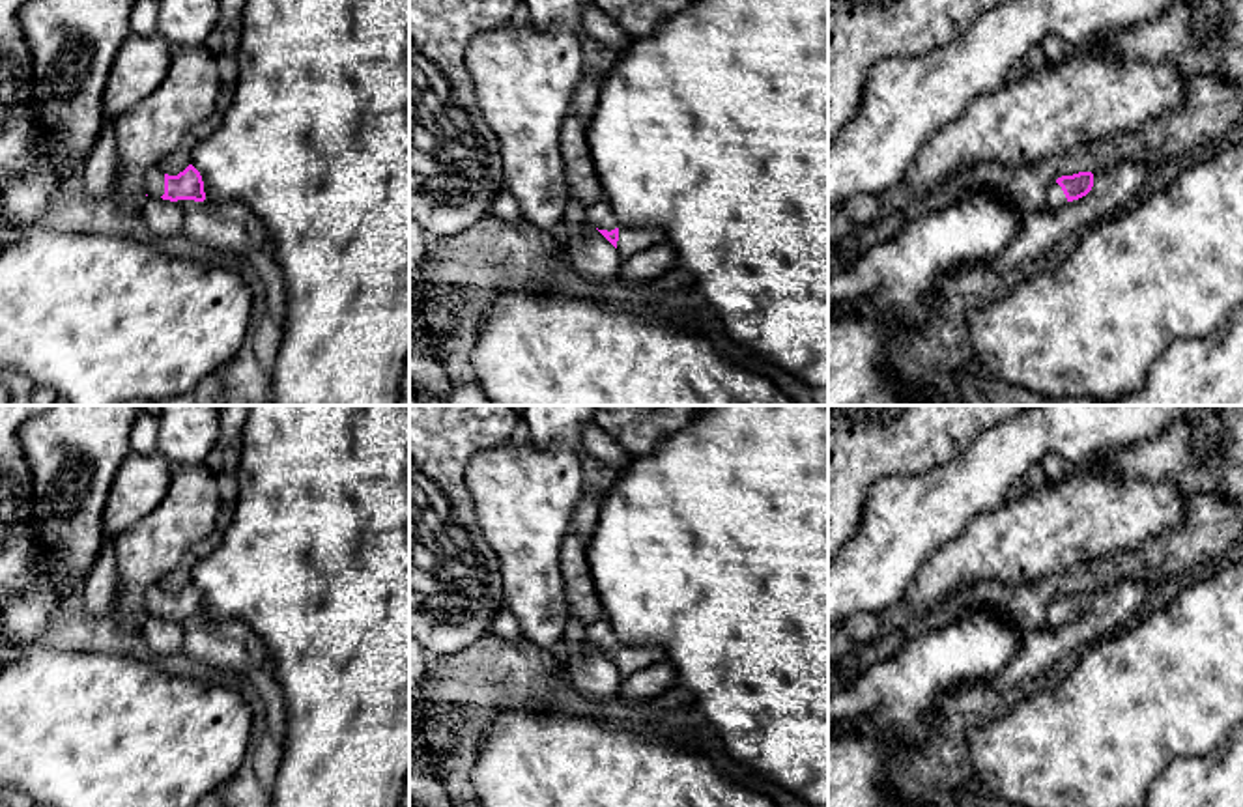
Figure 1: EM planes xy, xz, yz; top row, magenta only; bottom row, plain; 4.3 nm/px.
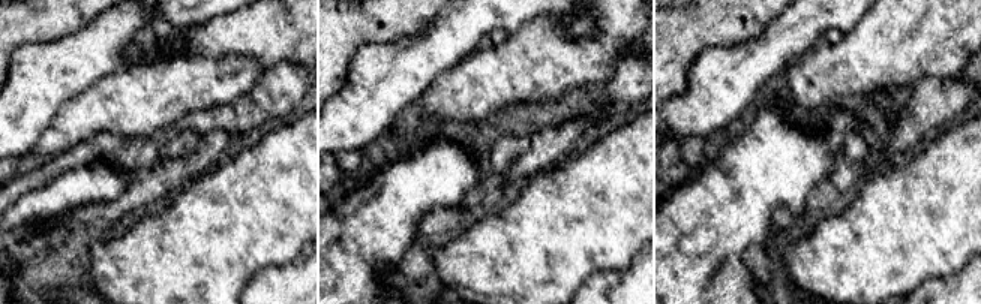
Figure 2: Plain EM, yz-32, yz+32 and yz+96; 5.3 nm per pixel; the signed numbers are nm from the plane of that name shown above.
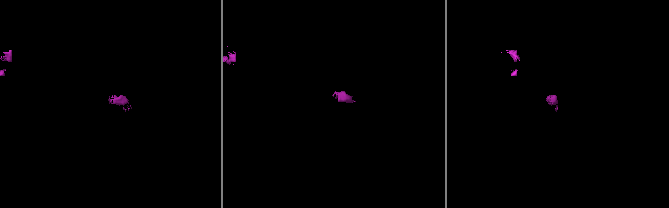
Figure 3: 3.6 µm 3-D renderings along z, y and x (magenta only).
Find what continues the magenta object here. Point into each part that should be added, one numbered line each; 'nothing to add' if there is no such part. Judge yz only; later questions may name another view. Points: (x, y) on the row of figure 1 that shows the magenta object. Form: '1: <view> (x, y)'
1: yz (1055, 195)

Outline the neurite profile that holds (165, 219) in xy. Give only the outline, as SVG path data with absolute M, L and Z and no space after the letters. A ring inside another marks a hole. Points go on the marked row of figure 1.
M146 196L140 205L140 215L146 220L153 241L174 239L183 234L185 217L176 202Z

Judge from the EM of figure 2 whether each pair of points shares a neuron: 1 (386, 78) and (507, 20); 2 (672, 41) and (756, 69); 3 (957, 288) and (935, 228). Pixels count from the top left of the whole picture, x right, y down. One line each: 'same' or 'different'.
1: same
2: different
3: different

